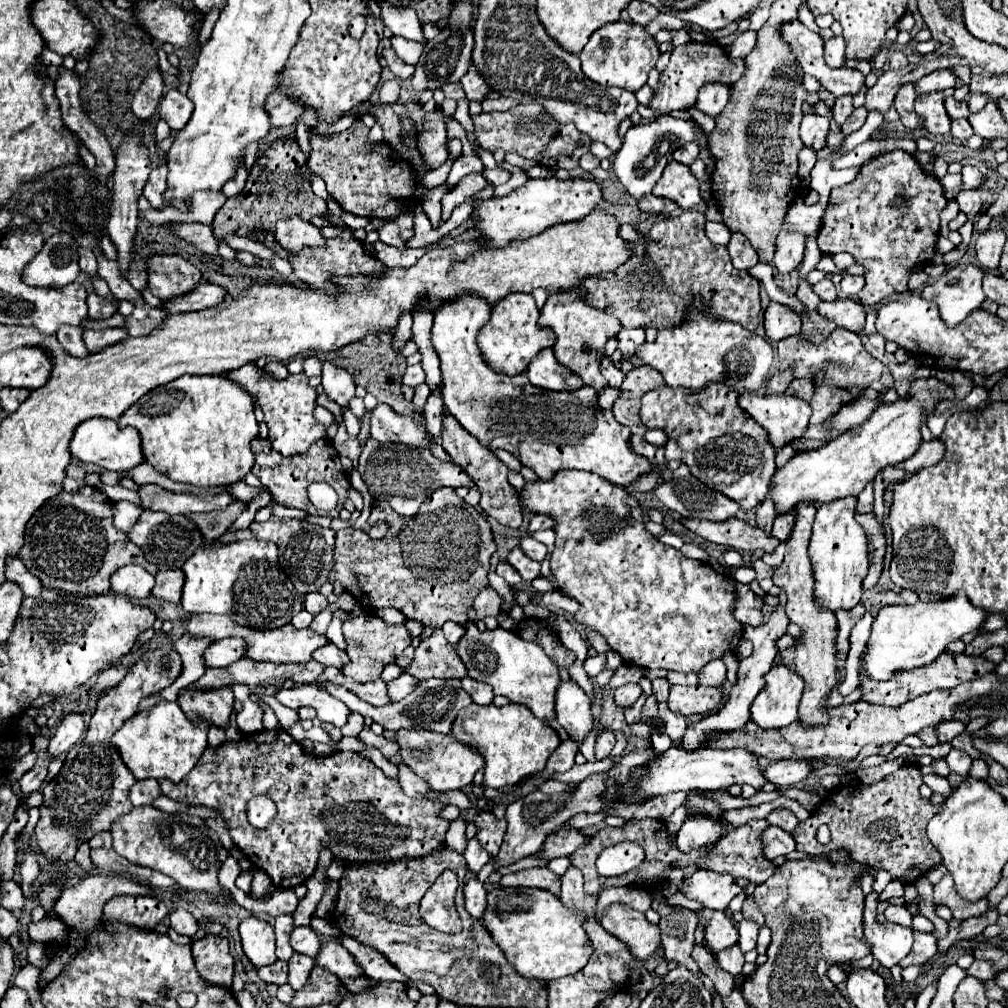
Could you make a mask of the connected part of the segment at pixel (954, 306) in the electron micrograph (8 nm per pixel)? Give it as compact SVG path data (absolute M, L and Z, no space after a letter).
M955 265L947 269L937 281L927 285L921 293L923 299L931 299L939 305L941 319L945 325L959 325L973 309L979 309L985 301L981 289L983 269L975 265Z

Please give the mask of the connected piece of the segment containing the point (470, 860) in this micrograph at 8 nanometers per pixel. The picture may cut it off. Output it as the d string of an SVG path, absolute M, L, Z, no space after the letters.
M476 838L467 840L467 847L463 856L467 861L467 867L475 874L478 874L490 860L490 855L481 847Z

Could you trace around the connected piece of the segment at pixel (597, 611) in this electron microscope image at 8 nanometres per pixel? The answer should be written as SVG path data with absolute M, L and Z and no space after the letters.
M559 471L551 481L525 483L523 505L533 513L557 519L557 539L551 553L551 573L555 577L555 585L561 593L581 603L581 609L575 613L575 621L599 631L625 663L641 665L643 669L697 673L709 661L735 653L739 641L743 639L743 625L733 615L737 601L735 579L729 575L725 577L711 565L687 559L681 551L659 543L645 529L645 513L637 499L623 487L593 473Z

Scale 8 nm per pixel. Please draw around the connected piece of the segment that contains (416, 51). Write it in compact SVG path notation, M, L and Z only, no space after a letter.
M393 35L390 41L398 57L414 66L417 64L417 61L419 61L419 57L425 47L422 43L410 41L401 36Z

